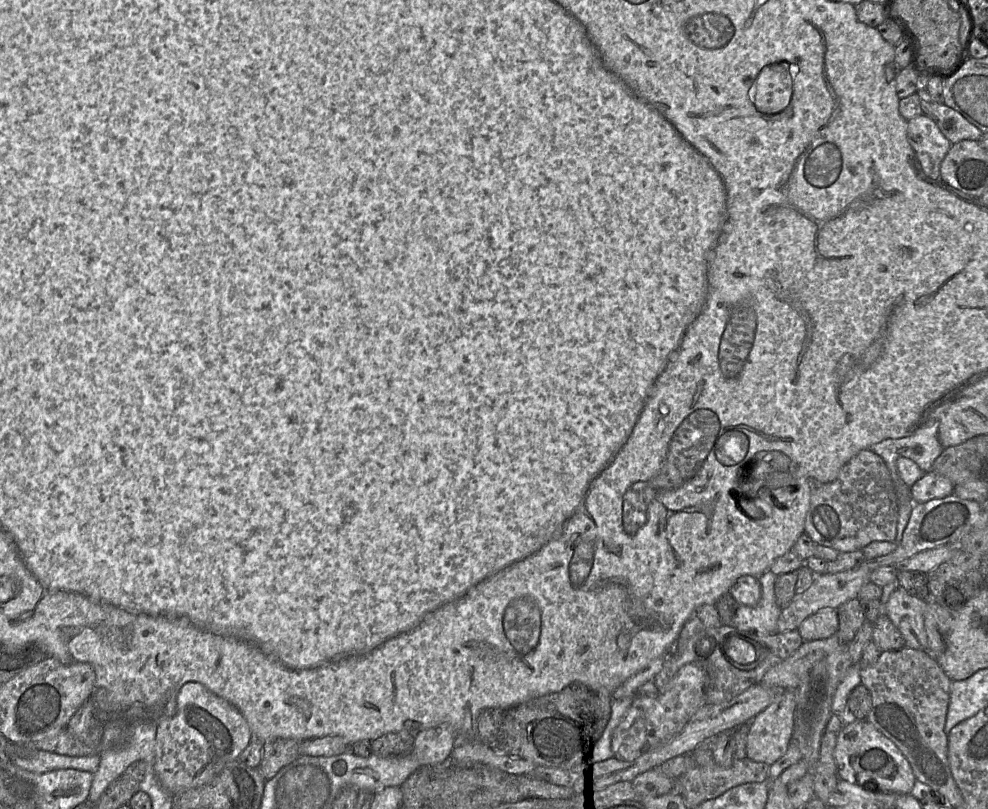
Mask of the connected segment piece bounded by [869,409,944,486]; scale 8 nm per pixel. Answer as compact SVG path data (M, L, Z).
M939 409L931 410L924 421L908 436L884 439L869 450L879 455L888 467L894 486L904 482L897 470L897 459L904 457L915 462L925 473L944 449L938 438Z

